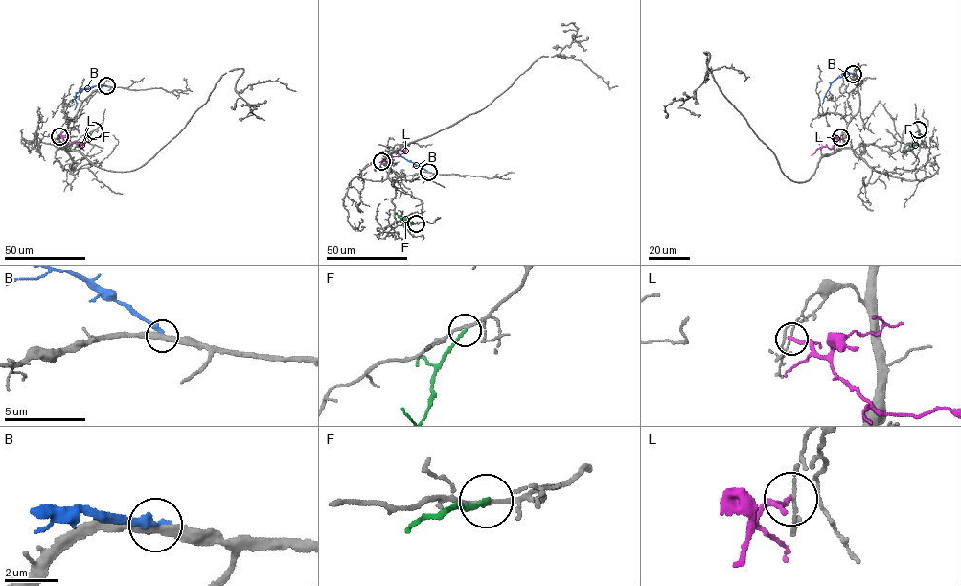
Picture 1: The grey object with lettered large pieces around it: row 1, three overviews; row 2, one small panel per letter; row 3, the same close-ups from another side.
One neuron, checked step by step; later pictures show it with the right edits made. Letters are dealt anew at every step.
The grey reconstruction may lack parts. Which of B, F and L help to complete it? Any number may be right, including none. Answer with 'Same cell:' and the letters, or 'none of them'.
Same cell: none of them

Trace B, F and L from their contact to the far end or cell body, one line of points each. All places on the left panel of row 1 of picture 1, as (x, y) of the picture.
B: (105, 85), (79, 91), (75, 97), (74, 109)
F: (94, 130), (87, 141), (73, 149)
L: (59, 135), (68, 144), (83, 143), (84, 151)

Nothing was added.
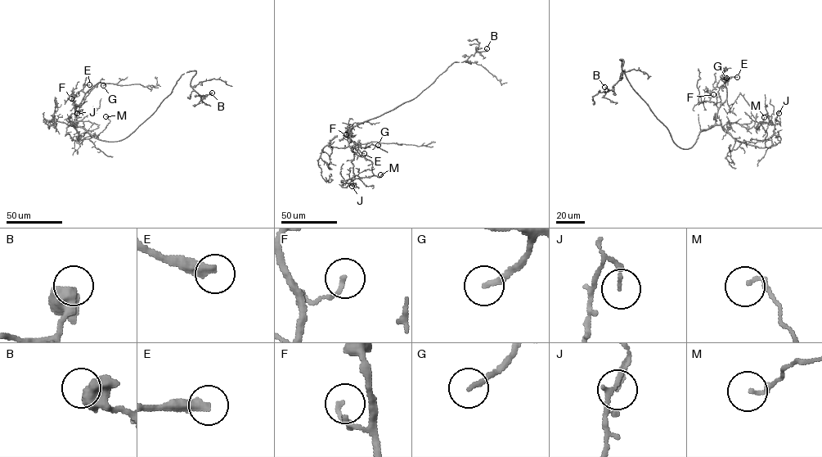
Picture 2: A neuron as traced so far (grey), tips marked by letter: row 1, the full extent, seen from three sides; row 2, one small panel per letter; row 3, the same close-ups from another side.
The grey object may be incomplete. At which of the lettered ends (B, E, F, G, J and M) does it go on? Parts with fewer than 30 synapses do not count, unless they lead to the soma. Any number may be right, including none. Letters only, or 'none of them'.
E, G

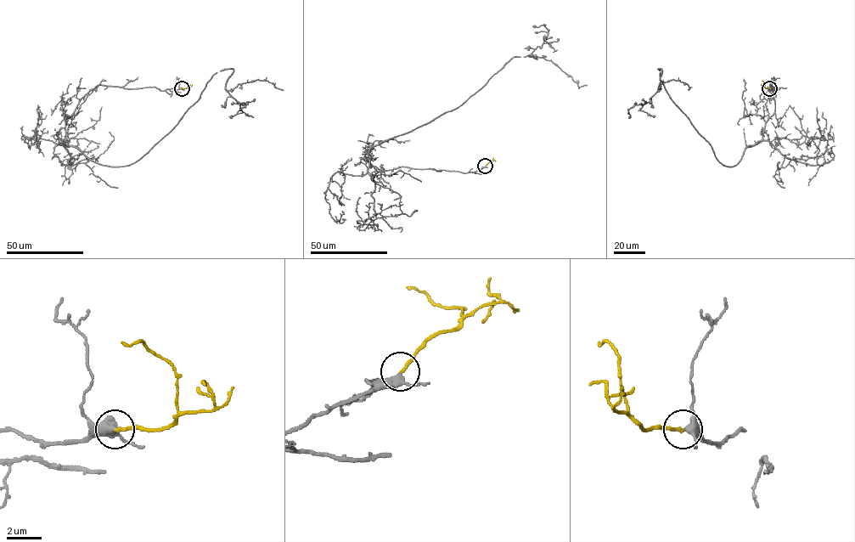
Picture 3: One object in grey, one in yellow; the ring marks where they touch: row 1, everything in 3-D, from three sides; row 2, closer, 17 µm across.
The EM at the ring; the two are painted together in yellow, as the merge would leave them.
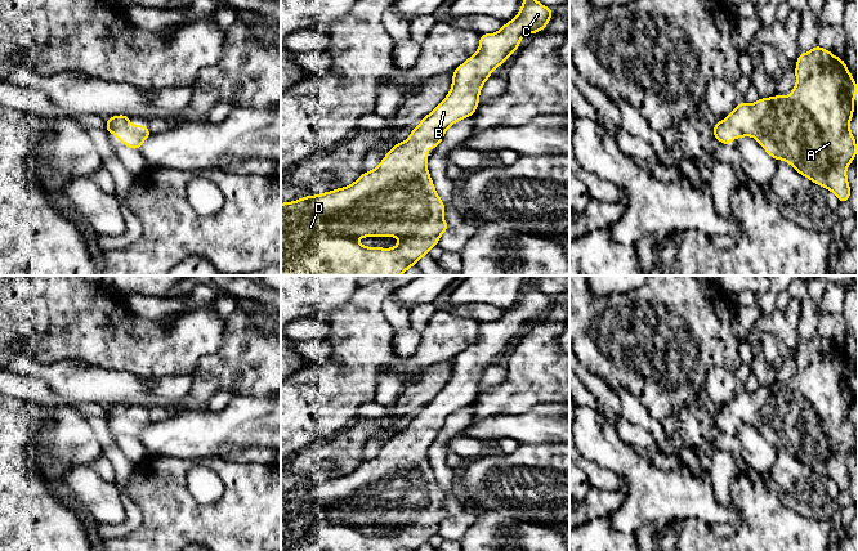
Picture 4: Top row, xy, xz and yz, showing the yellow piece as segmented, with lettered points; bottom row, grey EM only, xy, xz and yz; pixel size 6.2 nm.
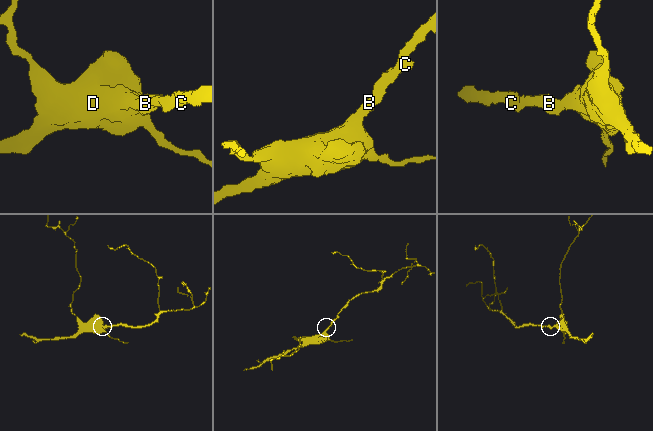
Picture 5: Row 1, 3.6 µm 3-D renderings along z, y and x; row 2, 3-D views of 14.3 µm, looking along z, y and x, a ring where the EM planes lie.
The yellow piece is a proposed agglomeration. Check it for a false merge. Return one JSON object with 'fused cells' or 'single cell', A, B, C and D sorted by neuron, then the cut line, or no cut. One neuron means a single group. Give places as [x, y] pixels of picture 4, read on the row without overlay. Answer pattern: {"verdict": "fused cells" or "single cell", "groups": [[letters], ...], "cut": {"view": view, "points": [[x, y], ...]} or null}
{"verdict": "single cell", "groups": [["A", "B", "C", "D"]], "cut": null}

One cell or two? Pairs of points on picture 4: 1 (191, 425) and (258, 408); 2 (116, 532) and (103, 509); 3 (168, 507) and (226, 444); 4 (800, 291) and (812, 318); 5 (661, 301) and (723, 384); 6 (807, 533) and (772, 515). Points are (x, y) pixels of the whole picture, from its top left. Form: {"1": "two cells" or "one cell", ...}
{"1": "one cell", "2": "two cells", "3": "two cells", "4": "one cell", "5": "two cells", "6": "one cell"}

